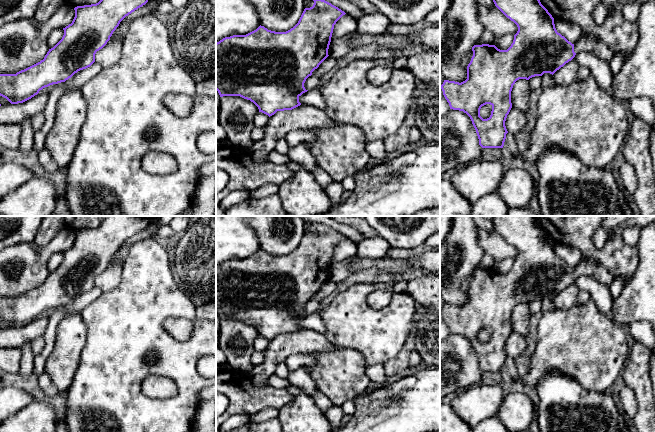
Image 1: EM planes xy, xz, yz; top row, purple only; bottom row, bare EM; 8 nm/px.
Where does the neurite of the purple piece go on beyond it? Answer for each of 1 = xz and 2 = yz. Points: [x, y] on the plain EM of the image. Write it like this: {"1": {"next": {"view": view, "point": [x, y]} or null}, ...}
{"1": {"next": null}, "2": {"next": {"view": "yz", "point": [592, 268]}}}

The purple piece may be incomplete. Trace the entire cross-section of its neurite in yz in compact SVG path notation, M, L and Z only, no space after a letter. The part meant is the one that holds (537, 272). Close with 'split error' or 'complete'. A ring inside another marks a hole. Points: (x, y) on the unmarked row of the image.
M493 216L491 222L495 230L518 251L513 267L507 274L489 268L474 269L473 280L467 290L467 303L461 307L444 304L440 312L450 333L463 335L470 341L482 372L503 372L508 357L505 345L512 332L511 315L517 304L529 304L544 297L553 299L579 276L594 278L610 288L614 277L595 259L582 258L574 268L569 266L557 256L554 242L534 216ZM486 328L492 330L492 335L489 342L483 343L480 333Z; split error

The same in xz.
M322 223L305 232L298 247L286 256L275 256L264 250L246 259L225 261L216 267L216 314L220 321L240 320L253 326L269 341L277 335L292 334L301 329L299 321L307 316L304 307L312 296L329 280L328 273L336 246L346 237Z; complete

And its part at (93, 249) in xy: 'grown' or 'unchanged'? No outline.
unchanged

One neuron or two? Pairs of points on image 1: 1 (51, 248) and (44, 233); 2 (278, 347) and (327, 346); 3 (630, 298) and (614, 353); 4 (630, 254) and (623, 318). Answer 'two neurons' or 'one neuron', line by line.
1: two neurons
2: one neuron
3: two neurons
4: two neurons

